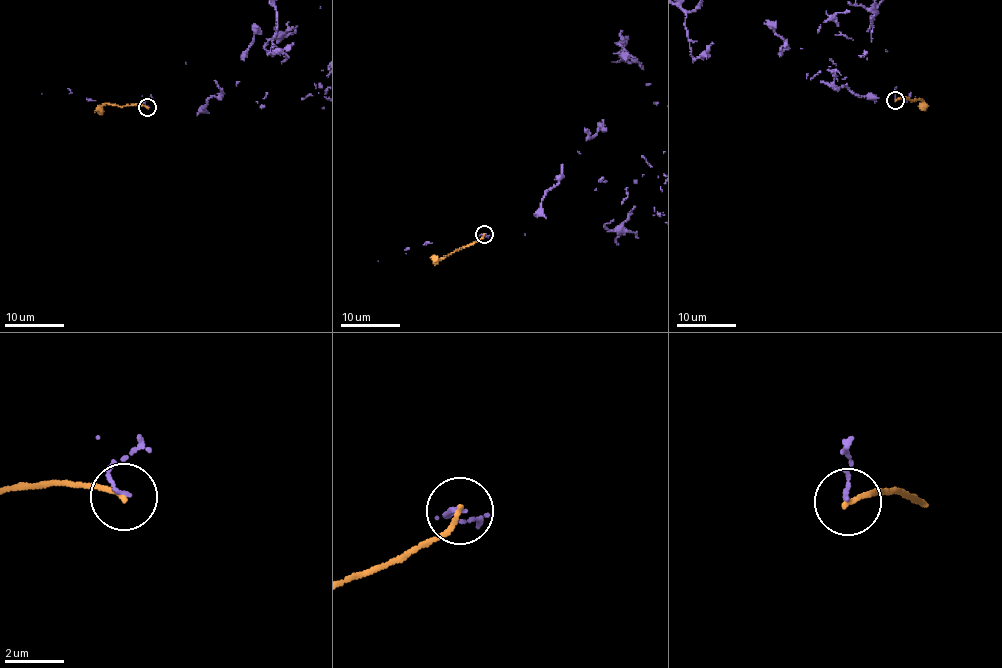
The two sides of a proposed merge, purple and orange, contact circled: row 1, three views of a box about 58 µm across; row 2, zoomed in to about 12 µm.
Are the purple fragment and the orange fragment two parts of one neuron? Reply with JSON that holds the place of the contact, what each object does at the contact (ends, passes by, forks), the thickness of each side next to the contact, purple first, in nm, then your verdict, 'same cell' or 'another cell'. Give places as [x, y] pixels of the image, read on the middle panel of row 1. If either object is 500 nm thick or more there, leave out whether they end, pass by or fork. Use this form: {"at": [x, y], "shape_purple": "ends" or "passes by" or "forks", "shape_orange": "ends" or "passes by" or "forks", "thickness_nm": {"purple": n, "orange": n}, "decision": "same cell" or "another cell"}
{"at": [484, 234], "shape_purple": "ends", "shape_orange": "ends", "thickness_nm": {"purple": 110, "orange": 170}, "decision": "another cell"}

